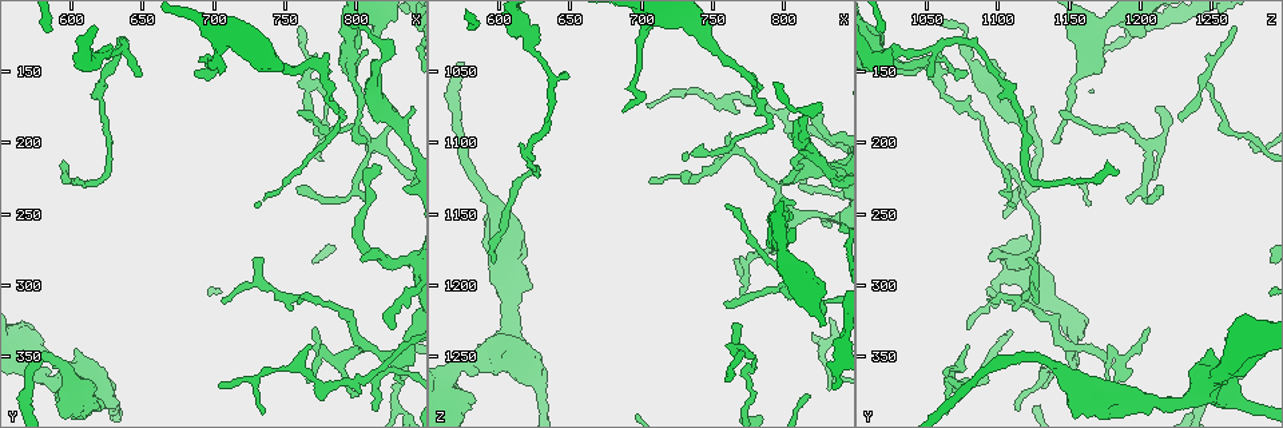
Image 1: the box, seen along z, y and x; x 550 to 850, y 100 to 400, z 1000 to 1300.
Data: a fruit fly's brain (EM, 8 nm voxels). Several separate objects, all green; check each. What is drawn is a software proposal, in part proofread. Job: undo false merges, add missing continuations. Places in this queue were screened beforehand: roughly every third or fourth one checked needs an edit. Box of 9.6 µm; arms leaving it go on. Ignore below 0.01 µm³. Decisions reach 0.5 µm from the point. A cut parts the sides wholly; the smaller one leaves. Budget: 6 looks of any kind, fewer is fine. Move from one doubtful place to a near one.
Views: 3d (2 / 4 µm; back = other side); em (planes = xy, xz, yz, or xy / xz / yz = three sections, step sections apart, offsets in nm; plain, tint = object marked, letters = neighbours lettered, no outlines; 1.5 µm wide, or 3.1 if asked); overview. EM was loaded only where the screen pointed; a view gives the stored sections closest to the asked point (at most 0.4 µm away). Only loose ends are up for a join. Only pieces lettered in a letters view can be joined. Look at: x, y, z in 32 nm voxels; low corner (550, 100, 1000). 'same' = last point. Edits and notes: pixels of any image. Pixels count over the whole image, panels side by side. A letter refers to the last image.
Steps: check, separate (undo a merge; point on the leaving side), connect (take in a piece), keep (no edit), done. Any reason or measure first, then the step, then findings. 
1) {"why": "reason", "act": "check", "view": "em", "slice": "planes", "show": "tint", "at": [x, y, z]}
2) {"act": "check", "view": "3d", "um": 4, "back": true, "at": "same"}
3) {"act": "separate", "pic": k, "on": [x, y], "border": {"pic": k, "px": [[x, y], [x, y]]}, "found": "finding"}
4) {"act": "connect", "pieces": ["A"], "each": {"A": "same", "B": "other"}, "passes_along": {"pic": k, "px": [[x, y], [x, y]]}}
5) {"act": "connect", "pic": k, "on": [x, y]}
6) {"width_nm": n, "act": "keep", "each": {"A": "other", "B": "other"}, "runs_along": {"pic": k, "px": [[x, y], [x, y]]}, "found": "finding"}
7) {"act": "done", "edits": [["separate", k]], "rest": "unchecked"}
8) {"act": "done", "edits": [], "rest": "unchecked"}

{"act": "check", "view": "em", "slice": "planes", "show": "letters", "at": [612, 350, 1246]}

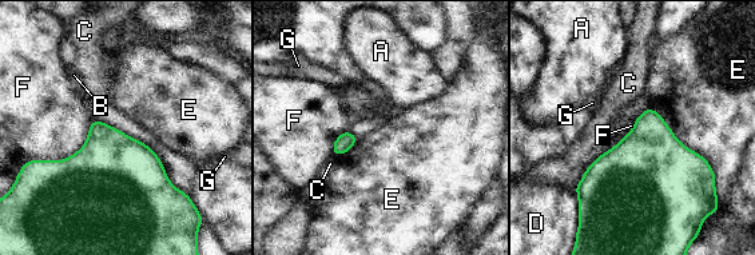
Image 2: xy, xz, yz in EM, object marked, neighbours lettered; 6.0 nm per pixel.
{"act": "keep", "each": {"A": "other", "B": "other", "C": "other", "D": "other", "E": "other", "F": "other", "G": "other"}, "border": {"pic": 2, "px": [[650, 107], [714, 171]]}, "found": "no lettered piece goes on from it"}

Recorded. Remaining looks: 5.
{"why": "free end", "act": "check", "view": "em", "slice": "planes", "show": "plain", "at": [730, 282, 1126]}

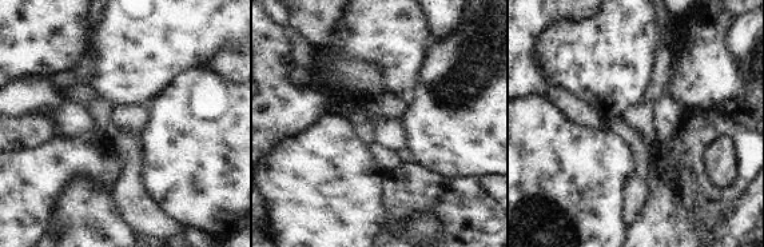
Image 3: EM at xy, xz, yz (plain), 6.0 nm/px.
{"act": "check", "view": "em", "slice": "planes", "show": "letters", "at": "same"}

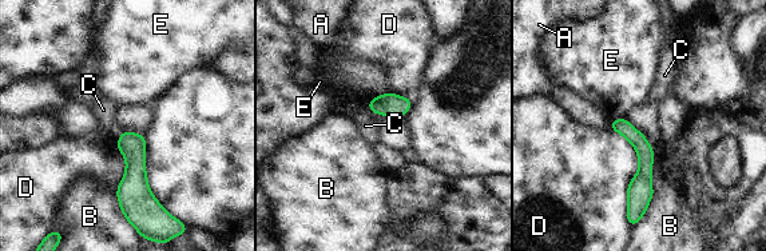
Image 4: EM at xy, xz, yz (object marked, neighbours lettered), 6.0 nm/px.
{"act": "keep", "each": {"A": "other", "B": "other", "C": "other", "D": "other", "E": "other"}, "found": "none of them fits"}

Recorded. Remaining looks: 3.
{"why": "an open end", "act": "check", "view": "3d", "um": 2, "at": [758, 180, 1142]}

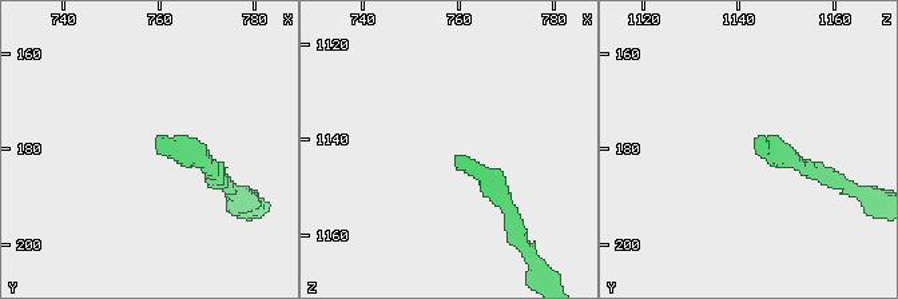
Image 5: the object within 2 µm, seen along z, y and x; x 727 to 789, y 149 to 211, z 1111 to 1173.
{"act": "check", "view": "em", "slice": "planes", "show": "letters", "at": [759, 180, 1143]}

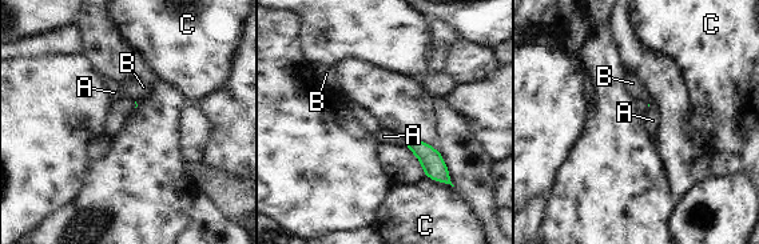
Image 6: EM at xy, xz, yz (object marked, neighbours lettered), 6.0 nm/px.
{"act": "keep", "each": {"A": "other", "B": "other", "C": "other"}, "border": {"pic": 6, "px": [[404, 139], [405, 146]]}, "found": "none of them fits"}

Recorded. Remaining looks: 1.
{"act": "done", "edits": [], "rest": "unchecked"}

